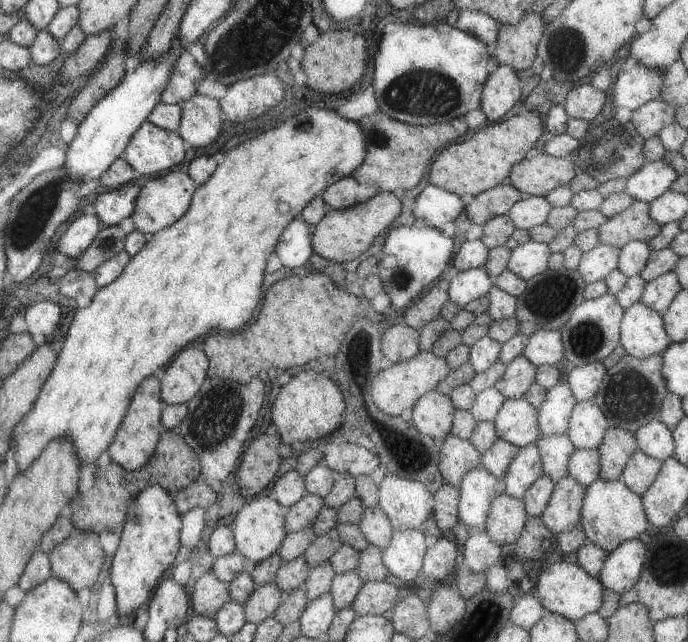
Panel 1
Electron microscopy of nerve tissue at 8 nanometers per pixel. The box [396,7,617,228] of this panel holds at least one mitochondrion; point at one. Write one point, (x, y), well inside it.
(571, 50)

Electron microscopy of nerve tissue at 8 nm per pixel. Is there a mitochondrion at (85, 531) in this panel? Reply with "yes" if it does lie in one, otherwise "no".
no

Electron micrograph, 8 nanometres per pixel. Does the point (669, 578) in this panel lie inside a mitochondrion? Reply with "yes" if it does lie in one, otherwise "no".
yes

